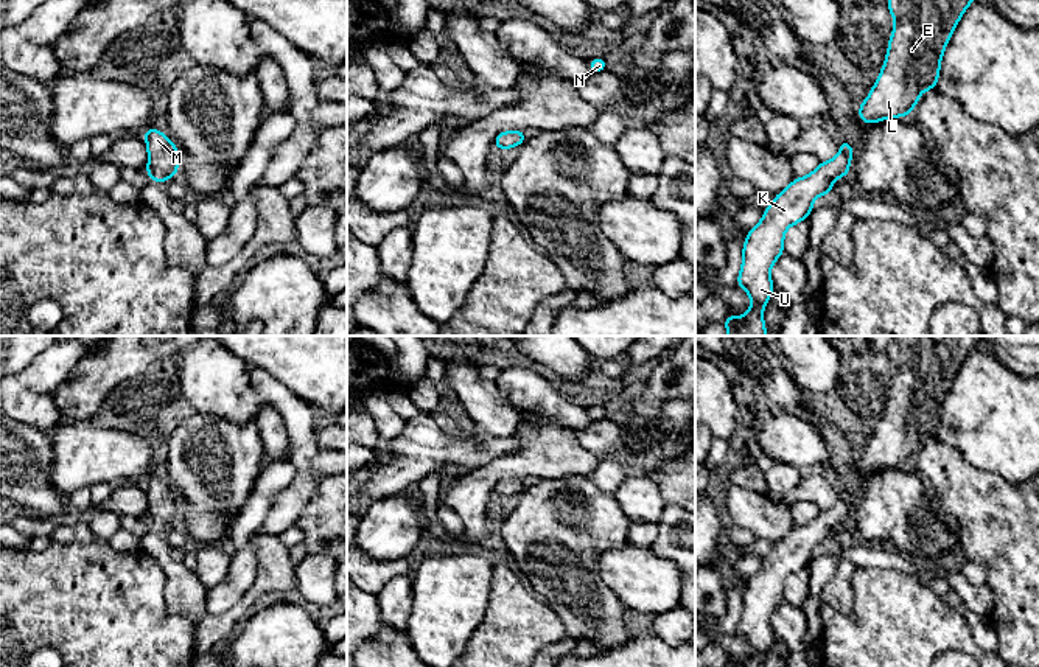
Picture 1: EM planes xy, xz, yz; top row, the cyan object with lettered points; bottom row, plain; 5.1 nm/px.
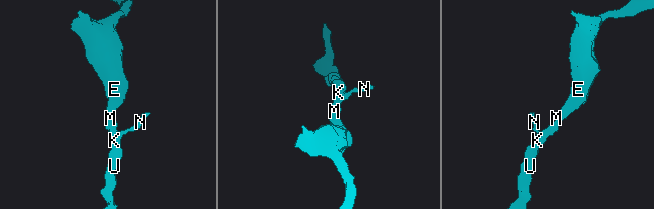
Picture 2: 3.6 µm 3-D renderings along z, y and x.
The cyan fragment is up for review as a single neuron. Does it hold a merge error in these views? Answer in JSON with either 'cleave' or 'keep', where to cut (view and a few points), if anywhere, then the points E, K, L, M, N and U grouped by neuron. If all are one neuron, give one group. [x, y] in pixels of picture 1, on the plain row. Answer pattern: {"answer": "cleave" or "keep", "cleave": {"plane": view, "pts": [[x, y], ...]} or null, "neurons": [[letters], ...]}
{"answer": "keep", "cleave": null, "neurons": [["E", "K", "L", "M", "N", "U"]]}

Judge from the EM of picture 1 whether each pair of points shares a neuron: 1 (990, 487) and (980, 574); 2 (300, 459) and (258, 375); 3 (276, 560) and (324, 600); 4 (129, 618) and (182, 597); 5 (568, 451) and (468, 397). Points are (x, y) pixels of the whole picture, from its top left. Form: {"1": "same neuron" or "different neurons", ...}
{"1": "different neurons", "2": "same neuron", "3": "different neurons", "4": "different neurons", "5": "different neurons"}

